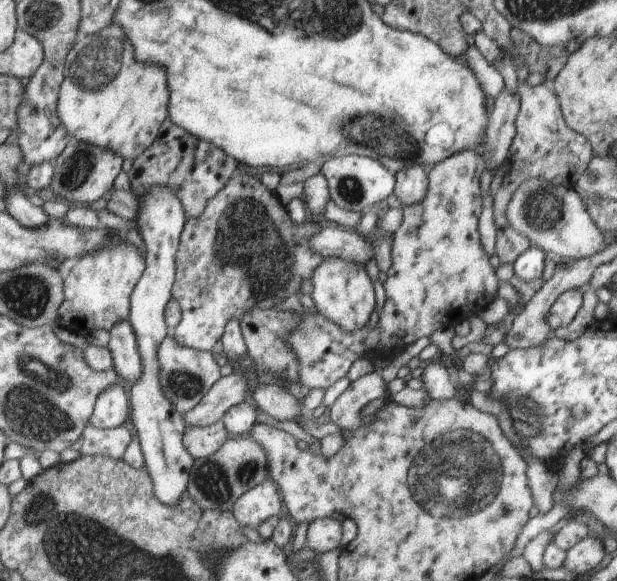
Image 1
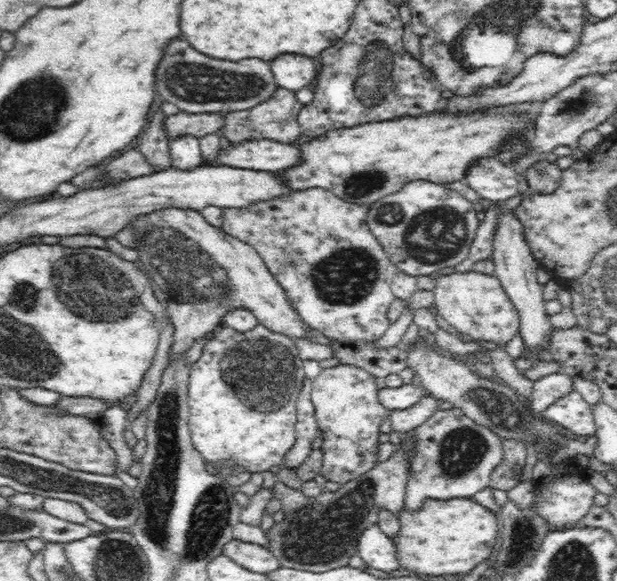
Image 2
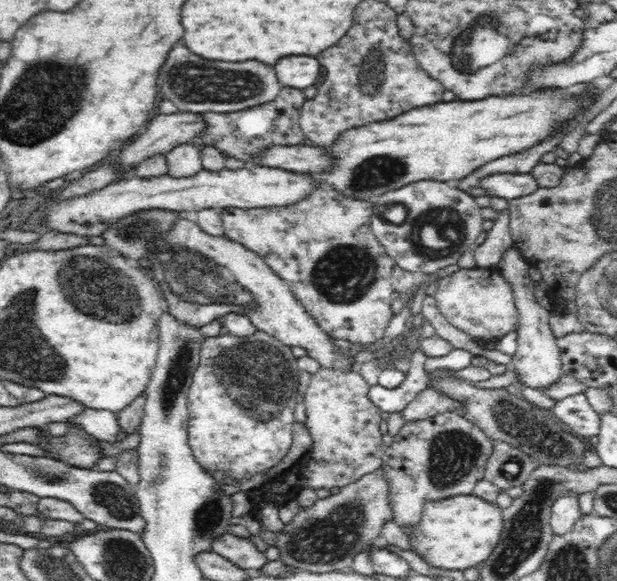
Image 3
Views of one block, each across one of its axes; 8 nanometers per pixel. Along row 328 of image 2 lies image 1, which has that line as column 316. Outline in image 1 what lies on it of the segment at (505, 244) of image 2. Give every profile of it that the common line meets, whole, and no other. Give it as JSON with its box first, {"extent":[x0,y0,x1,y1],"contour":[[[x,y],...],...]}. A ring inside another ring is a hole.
{"extent":[307,517,342,554],"contour":[[[333,517],[313,520],[307,530],[307,545],[317,554],[338,549],[342,540],[341,522]]]}

